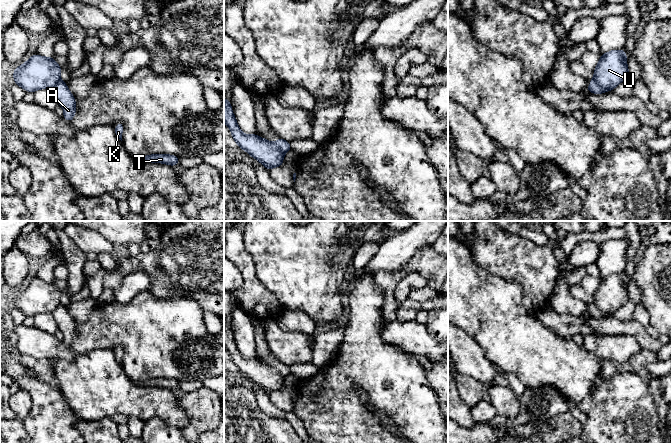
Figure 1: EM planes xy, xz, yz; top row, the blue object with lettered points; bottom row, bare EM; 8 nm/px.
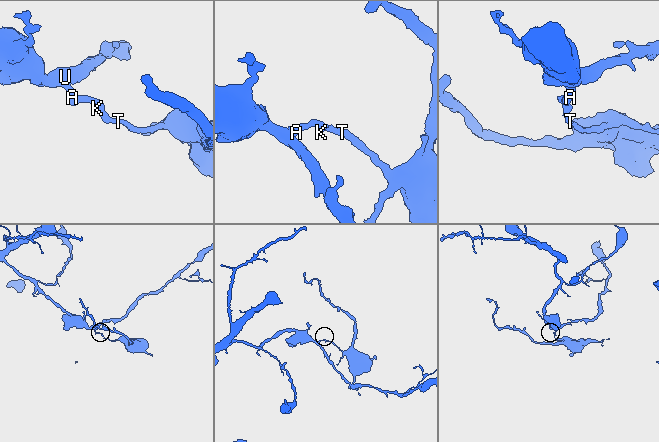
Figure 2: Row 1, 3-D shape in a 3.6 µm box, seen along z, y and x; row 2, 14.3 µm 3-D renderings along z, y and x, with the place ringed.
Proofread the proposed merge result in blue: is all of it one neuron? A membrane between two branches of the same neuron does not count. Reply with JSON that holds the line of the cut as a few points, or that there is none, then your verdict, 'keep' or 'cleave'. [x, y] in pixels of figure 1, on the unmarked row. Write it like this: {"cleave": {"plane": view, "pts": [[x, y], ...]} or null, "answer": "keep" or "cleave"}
{"cleave": {"plane": "yz", "pts": [[592, 303], [605, 315]]}, "answer": "cleave"}

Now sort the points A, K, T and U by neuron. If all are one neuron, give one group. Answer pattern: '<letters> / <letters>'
A K T / U

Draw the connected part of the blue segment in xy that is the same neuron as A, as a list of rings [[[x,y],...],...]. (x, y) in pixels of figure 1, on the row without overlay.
[[[59,305],[52,314],[58,324],[58,329],[64,333],[63,342],[70,347],[76,338],[75,321],[63,305]]]

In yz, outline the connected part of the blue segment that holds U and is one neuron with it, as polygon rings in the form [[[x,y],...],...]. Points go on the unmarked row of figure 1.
[[[623,273],[611,274],[600,280],[593,304],[605,315],[612,315],[630,300],[627,280]]]

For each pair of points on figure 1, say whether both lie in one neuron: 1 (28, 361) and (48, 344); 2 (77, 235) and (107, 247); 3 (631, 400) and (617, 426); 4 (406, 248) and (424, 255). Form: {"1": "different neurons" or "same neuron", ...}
{"1": "different neurons", "2": "same neuron", "3": "same neuron", "4": "different neurons"}

